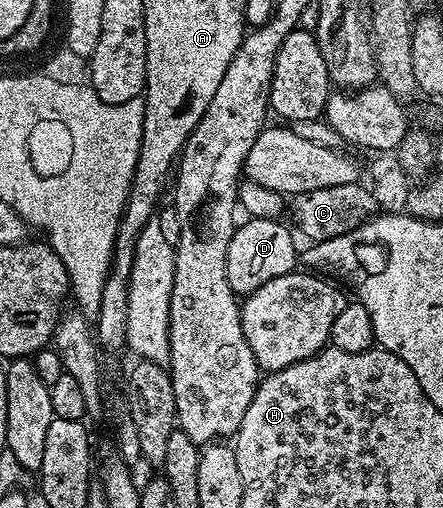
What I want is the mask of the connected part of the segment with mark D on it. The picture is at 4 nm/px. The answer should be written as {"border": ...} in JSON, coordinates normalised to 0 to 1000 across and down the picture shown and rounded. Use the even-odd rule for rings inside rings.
{"border":[[[625,431],[551,433],[555,439],[528,453],[521,482],[512,490],[512,553],[537,585],[551,585],[585,569],[603,553],[632,541],[650,541],[675,518],[675,486],[661,480],[661,463]]]}

